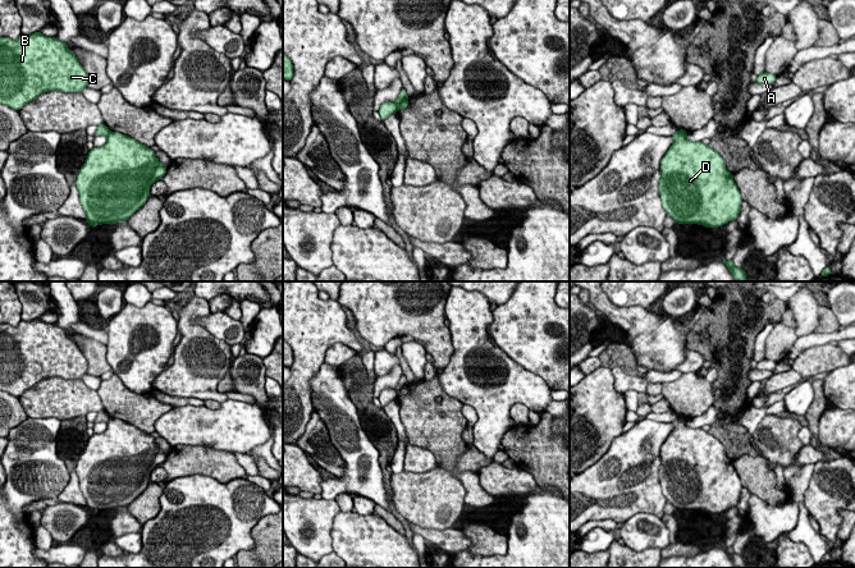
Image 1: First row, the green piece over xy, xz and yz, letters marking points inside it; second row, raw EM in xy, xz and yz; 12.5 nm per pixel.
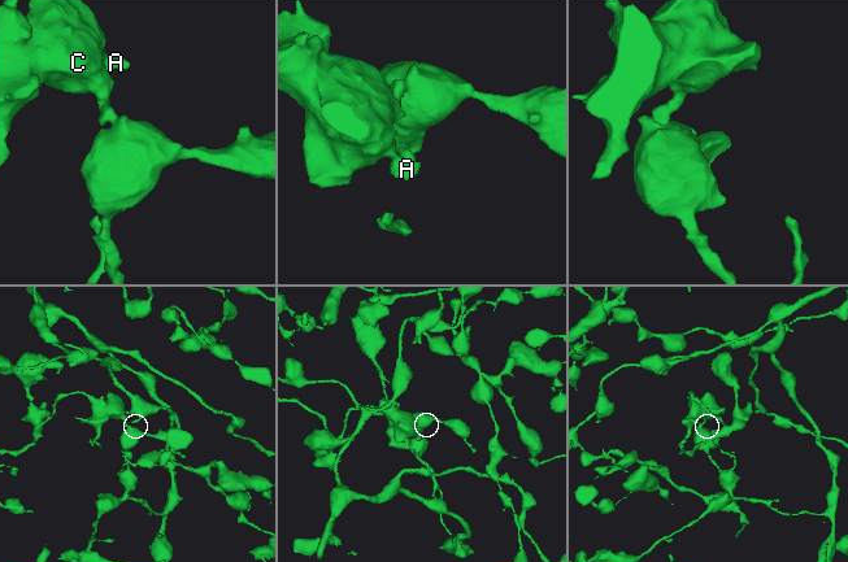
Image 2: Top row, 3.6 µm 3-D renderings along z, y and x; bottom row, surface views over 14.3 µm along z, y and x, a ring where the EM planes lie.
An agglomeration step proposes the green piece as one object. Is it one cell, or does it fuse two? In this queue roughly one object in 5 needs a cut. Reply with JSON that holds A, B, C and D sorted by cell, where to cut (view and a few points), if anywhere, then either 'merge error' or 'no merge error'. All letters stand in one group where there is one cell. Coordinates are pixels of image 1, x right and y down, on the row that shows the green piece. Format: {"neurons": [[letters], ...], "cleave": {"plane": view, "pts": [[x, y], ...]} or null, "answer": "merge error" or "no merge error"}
{"neurons": [["A", "B", "C"], ["D"]], "cleave": {"plane": "xz", "pts": [[393, 102], [397, 110]]}, "answer": "merge error"}

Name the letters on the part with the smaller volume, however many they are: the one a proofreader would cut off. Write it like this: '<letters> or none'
A, B, C

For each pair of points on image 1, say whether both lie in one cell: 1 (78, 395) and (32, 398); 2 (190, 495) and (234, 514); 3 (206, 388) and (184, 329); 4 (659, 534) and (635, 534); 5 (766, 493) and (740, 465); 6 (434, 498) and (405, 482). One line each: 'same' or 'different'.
1: same
2: same
3: same
4: same
5: same
6: same

